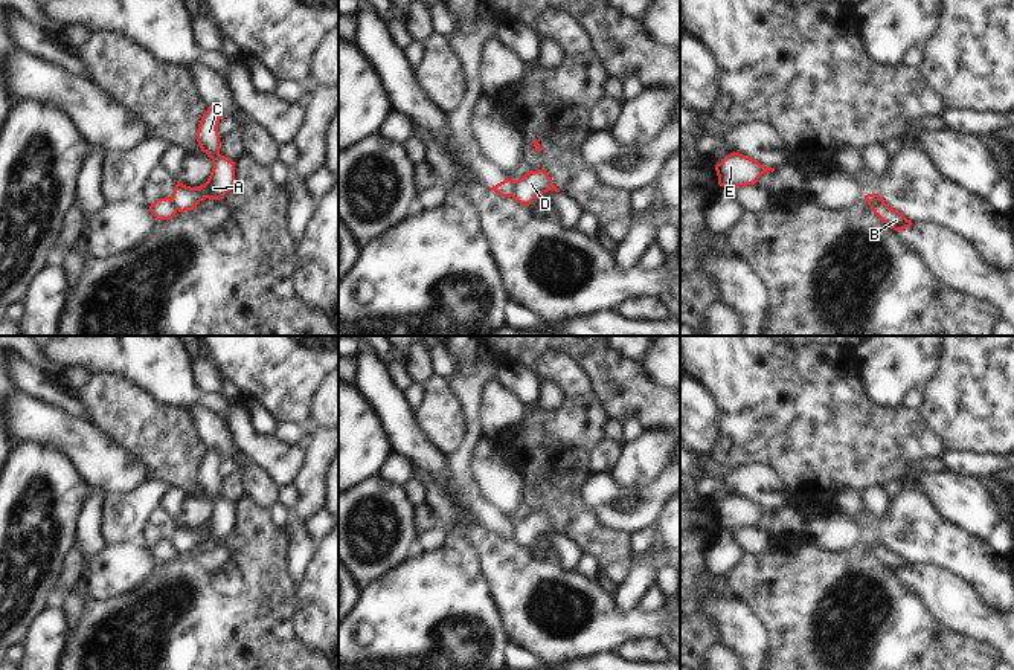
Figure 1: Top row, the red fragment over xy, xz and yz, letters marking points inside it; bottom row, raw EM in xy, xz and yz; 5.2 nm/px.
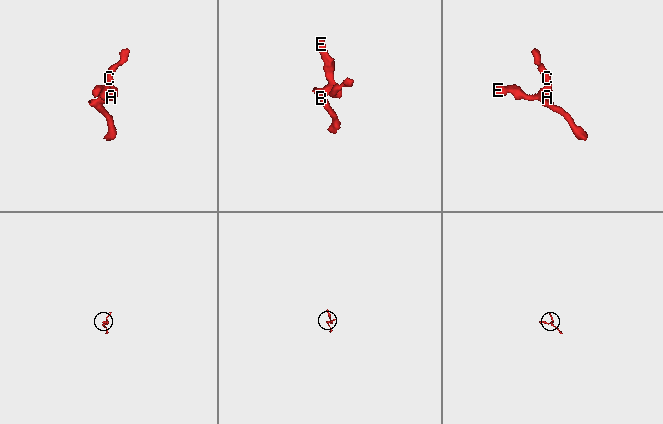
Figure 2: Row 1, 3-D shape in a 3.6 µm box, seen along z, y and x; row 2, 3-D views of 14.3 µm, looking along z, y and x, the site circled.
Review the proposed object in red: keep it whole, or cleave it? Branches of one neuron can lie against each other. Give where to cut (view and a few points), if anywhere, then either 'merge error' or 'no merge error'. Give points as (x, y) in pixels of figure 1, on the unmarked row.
cut xz (511, 522), (513, 537); merge error

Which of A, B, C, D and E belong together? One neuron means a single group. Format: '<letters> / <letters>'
A C D E / B

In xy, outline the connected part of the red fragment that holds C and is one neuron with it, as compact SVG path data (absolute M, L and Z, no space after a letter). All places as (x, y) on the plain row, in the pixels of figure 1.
M207 449L197 472L197 484L213 505L207 523L191 530L177 523L171 542L178 554L192 552L206 540L220 542L235 527L235 504L220 496L218 464L223 459L217 449Z

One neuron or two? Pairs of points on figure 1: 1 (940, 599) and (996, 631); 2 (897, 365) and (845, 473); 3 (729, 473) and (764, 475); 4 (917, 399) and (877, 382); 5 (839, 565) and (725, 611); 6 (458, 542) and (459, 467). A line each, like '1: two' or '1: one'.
1: one
2: two
3: one
4: two
5: two
6: two

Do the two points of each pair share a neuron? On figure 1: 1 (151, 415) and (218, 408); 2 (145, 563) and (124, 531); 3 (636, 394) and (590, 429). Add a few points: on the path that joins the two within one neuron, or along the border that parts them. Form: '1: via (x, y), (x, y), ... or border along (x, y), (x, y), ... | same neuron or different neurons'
1: border along (154, 397), (163, 403), (188, 409) | different neurons
2: border along (107, 542), (139, 544) | different neurons
3: border along (590, 385), (609, 417) | different neurons

